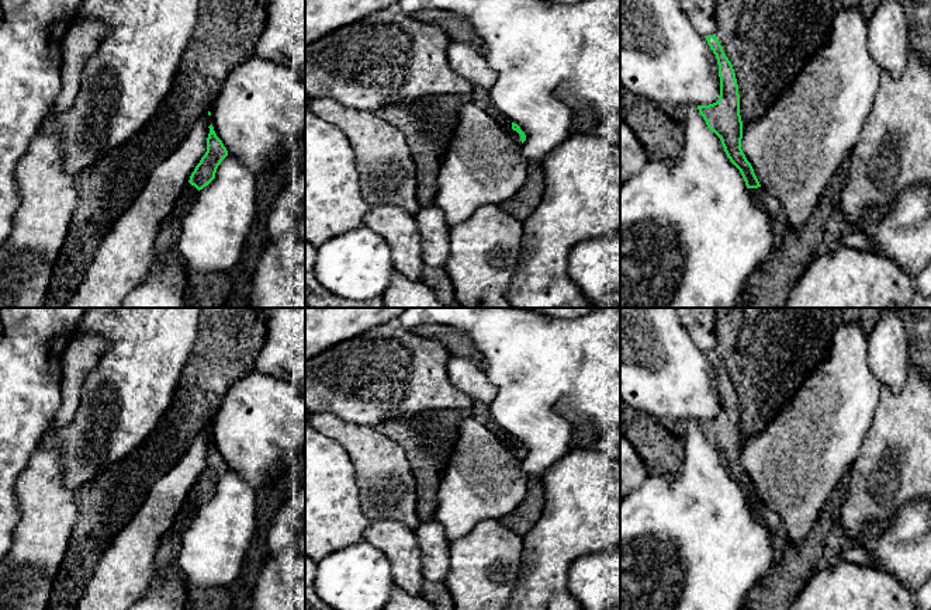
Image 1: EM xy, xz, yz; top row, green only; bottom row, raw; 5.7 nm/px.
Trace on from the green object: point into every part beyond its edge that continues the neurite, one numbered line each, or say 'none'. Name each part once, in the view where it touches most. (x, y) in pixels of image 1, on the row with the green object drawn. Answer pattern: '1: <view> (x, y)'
1: xz (480, 97)

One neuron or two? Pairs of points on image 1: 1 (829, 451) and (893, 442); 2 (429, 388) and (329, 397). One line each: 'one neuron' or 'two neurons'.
1: two neurons
2: one neuron

